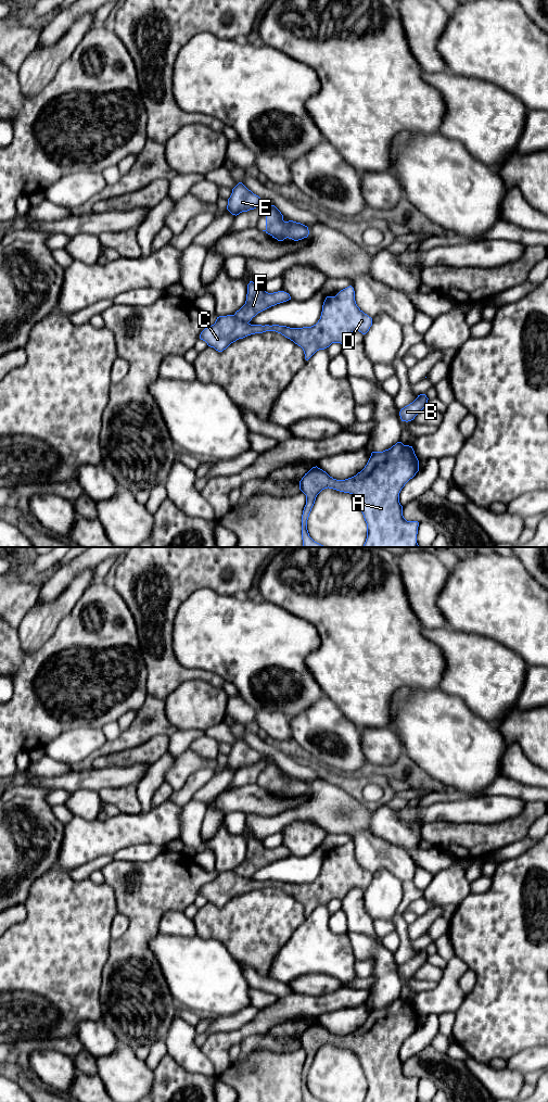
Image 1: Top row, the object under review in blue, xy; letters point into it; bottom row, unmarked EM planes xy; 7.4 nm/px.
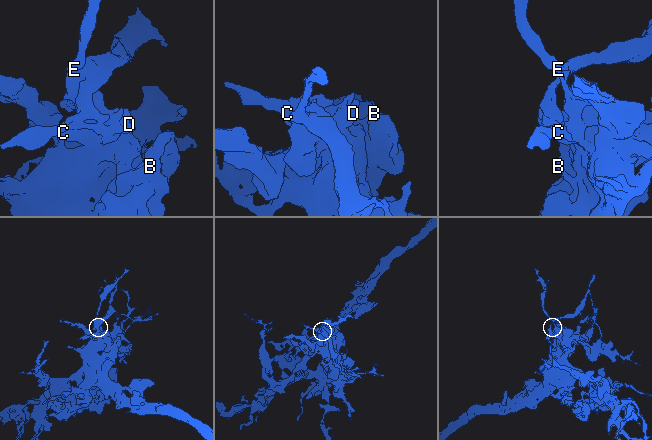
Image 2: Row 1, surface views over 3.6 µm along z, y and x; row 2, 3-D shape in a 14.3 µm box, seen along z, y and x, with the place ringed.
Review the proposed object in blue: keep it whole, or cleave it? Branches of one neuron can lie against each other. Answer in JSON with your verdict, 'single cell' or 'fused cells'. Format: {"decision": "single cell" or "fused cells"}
{"decision": "fused cells"}

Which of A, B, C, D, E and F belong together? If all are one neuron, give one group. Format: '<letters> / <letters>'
A B C D E / F

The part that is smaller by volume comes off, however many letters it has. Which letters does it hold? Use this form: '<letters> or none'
F

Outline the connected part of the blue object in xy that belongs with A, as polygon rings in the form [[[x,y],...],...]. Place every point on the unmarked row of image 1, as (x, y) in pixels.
[[[402,998],[383,1008],[372,1008],[365,1024],[345,1036],[333,1035],[317,1022],[313,1023],[300,1037],[300,1046],[306,1051],[306,1061],[302,1071],[303,1102],[323,1102],[309,1092],[307,1076],[317,1051],[328,1043],[355,1052],[367,1079],[367,1094],[364,1102],[419,1102],[417,1099],[419,1078],[407,1077],[399,1059],[402,1044],[418,1027],[419,1016],[412,1002],[404,1001]]]

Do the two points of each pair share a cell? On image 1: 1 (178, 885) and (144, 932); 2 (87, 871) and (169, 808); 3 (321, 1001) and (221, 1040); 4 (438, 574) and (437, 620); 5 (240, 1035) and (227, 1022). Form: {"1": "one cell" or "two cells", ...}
{"1": "one cell", "2": "two cells", "3": "one cell", "4": "one cell", "5": "two cells"}

